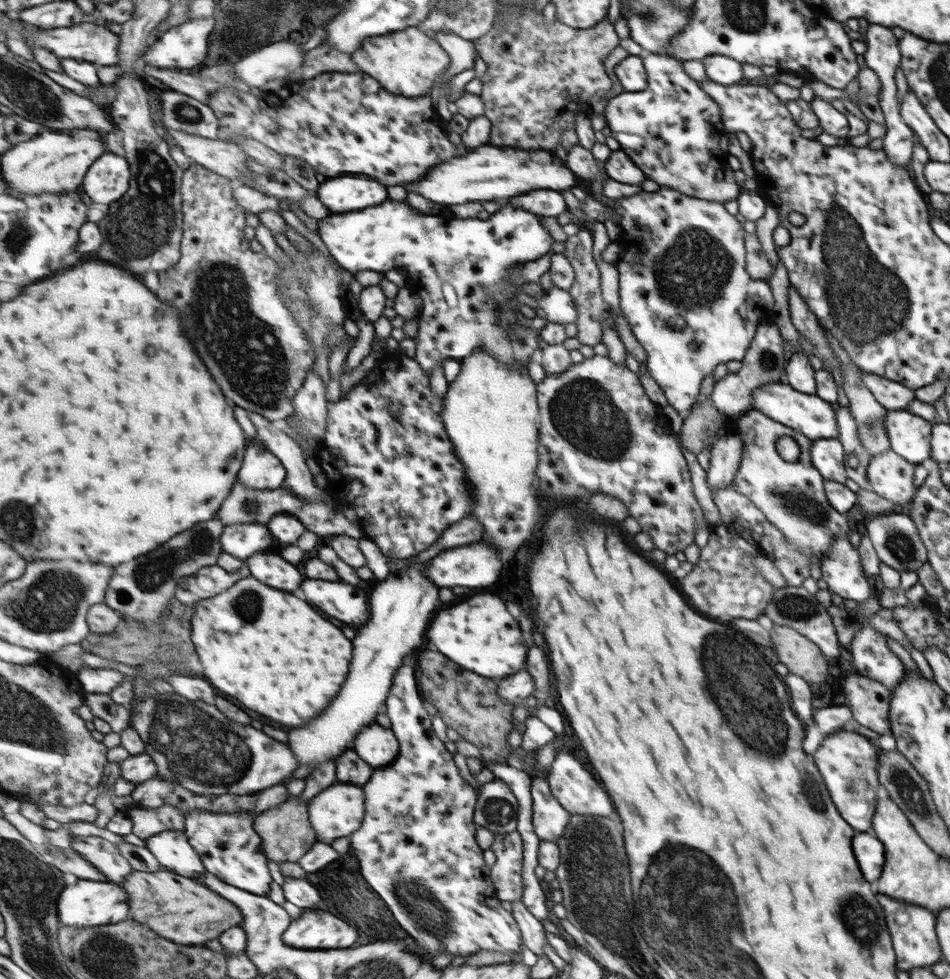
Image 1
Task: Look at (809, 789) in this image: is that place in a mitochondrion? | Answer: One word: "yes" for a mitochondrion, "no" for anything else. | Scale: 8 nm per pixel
yes

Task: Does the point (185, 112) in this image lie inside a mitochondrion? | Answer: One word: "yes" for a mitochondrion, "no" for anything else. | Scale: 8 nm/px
yes

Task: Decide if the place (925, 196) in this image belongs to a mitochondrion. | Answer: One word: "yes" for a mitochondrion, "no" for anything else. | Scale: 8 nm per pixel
no

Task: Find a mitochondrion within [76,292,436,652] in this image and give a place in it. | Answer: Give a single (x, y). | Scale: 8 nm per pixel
(149, 575)

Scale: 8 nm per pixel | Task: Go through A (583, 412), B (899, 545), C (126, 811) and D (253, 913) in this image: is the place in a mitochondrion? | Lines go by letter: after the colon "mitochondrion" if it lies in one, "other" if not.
A: mitochondrion
B: mitochondrion
C: other
D: other

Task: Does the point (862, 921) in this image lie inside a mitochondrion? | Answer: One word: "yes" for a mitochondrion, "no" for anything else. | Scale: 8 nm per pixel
yes

